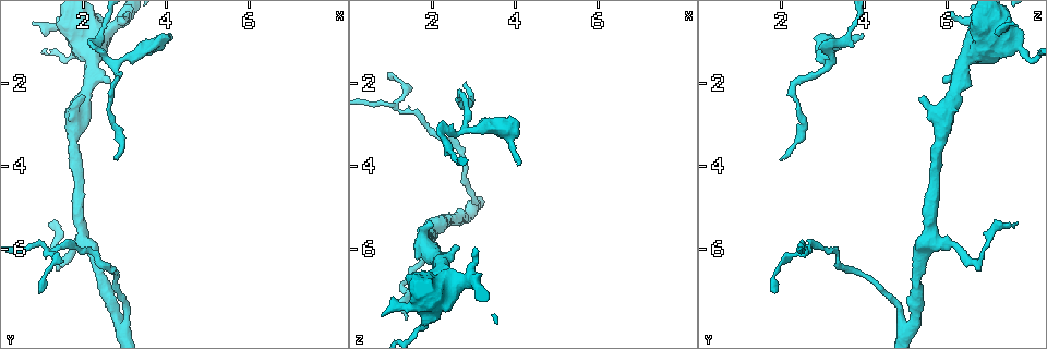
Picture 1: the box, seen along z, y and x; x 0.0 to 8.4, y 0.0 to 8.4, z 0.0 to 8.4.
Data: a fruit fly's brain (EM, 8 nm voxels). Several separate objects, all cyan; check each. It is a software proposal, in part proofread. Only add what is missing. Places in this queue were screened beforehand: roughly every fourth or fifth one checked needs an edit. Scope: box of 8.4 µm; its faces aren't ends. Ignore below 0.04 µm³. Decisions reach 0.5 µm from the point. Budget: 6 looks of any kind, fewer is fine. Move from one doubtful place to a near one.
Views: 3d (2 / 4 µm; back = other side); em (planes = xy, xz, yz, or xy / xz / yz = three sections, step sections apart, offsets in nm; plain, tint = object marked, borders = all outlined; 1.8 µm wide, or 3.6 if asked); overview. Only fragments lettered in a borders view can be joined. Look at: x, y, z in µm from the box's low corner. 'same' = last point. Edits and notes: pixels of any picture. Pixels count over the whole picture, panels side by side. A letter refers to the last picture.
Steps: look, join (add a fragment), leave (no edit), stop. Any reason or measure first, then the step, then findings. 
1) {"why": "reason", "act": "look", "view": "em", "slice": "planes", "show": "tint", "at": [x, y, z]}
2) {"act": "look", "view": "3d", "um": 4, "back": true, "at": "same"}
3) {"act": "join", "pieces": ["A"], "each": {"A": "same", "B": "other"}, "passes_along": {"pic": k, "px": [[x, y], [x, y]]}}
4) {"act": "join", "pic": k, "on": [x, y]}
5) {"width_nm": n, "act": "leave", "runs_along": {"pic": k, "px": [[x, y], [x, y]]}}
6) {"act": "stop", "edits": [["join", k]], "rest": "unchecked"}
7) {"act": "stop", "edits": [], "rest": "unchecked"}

{"why": "branch stops here", "act": "look", "view": "3d", "um": 4, "at": [0.80, 0.55, 7.60]}

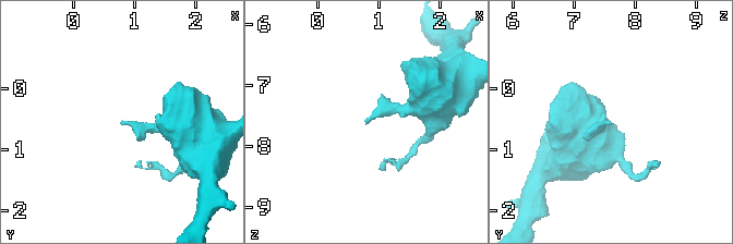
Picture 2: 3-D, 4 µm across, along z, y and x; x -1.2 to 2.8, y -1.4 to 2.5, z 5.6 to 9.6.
{"act": "look", "view": "em", "slice": "planes", "show": "plain", "at": [0.75, 0.60, 7.65]}

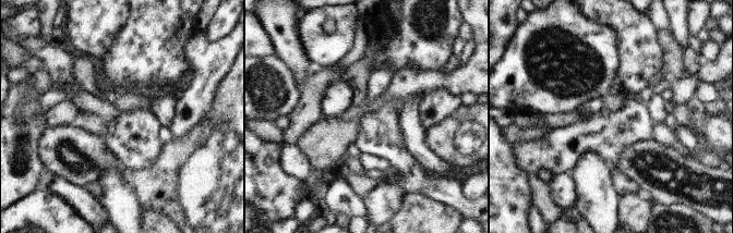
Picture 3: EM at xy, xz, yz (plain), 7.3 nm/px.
{"act": "look", "view": "em", "slice": "planes", "show": "borders", "at": "same"}

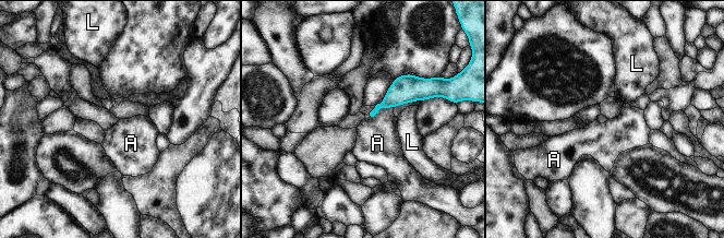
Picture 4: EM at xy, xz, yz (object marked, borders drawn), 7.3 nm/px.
{"act": "leave", "each": {"A": "other", "L": "other"}, "border": {"pic": 4, "px": [[393, 106], [369, 115]]}, "found": "none of them fits"}

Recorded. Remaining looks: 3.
{"why": "free end", "act": "look", "view": "em", "slice": "planes", "show": "tint", "at": [2.00, 2.30, 5.50]}

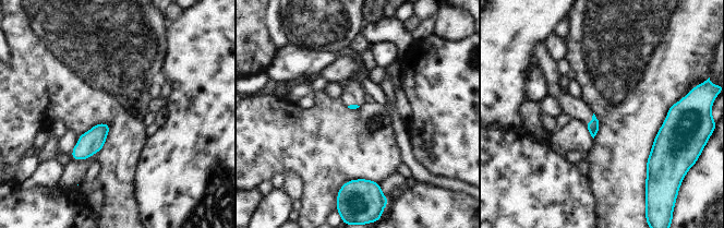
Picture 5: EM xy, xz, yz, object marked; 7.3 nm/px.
{"why": "see the neighbours", "act": "look", "view": "em", "slice": "planes", "show": "borders", "at": "same"}

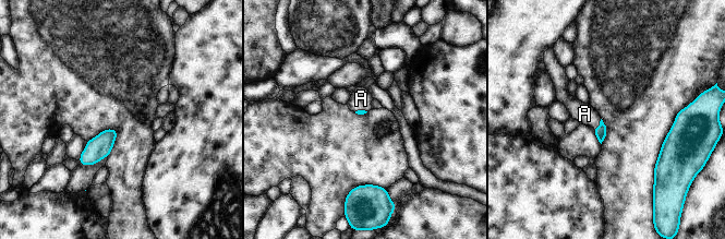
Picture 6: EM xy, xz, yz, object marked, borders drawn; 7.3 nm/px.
{"act": "join", "pieces": ["A"], "each": {"A": "same"}, "found": "the neuron continues"}

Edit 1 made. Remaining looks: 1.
{"act": "look", "view": "em", "slice": "planes", "show": "borders", "at": [2.80, 3.90, 2.00]}

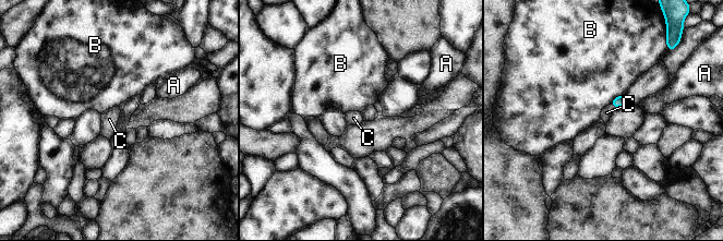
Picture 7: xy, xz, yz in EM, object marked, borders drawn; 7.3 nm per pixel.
{"act": "join", "pieces": ["C"], "each": {"A": "other", "B": "other", "C": "same"}, "passes_along": {"pic": 7, "px": [[618, 101], [613, 106], [606, 112]]}, "found": "it goes on there"}

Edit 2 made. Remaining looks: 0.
{"act": "stop", "edits": [["join", 6], ["join", 7]], "rest": "unchecked"}

